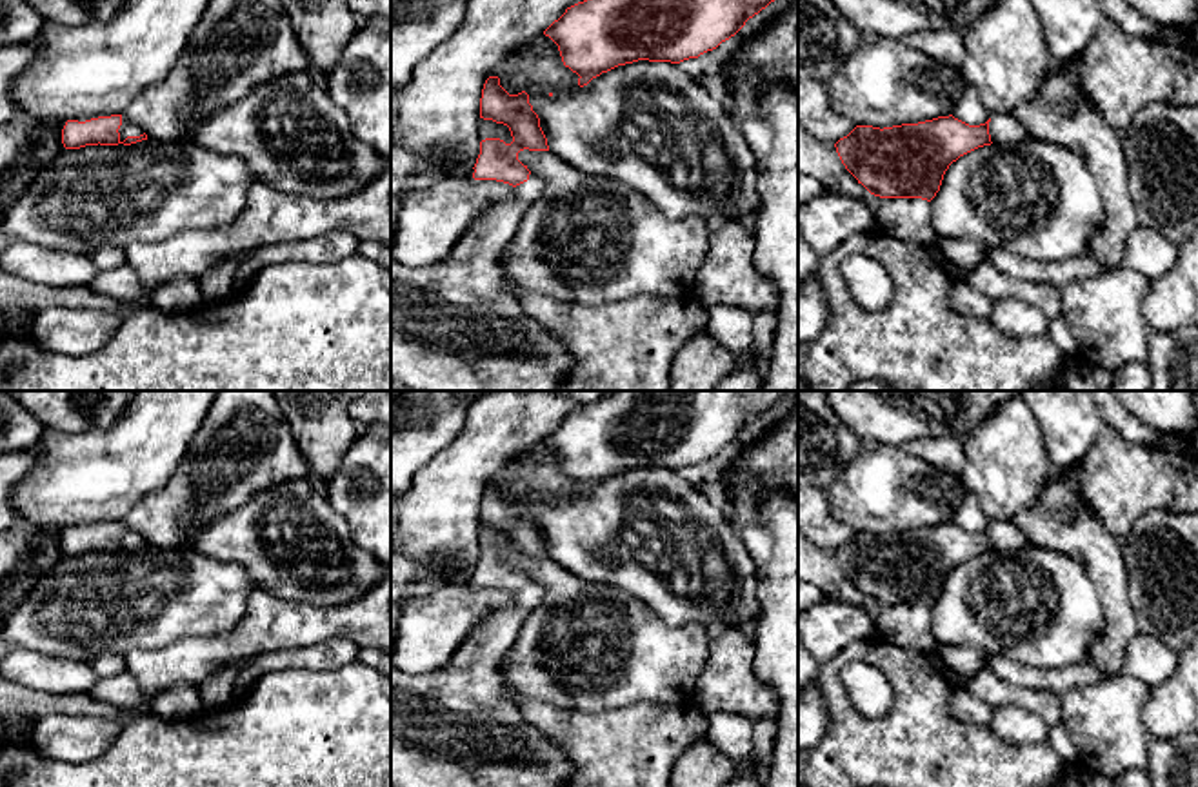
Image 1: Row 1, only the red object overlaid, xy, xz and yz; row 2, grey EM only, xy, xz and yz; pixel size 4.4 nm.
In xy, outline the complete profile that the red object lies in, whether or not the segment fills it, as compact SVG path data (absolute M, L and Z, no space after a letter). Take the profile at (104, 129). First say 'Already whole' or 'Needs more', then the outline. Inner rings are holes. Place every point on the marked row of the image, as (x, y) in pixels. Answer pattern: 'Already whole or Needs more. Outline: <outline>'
Needs more. Outline: M122 115L98 116L85 122L67 120L62 129L65 149L85 145L131 145L147 140L147 134Z

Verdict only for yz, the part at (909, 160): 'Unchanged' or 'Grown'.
Grown

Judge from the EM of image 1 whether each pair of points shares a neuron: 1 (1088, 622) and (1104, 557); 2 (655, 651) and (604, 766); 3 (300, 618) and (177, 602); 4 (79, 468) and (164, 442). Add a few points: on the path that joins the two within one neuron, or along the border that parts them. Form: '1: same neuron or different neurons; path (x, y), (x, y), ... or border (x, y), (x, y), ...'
1: different neurons; border (1069, 557), (1082, 566), (1097, 593), (1102, 633)
2: different neurons; border (675, 706), (635, 702), (589, 713)
3: different neurons; border (255, 587), (246, 615), (229, 631), (211, 637)
4: same neuron; path (100, 468), (122, 464), (142, 449)

